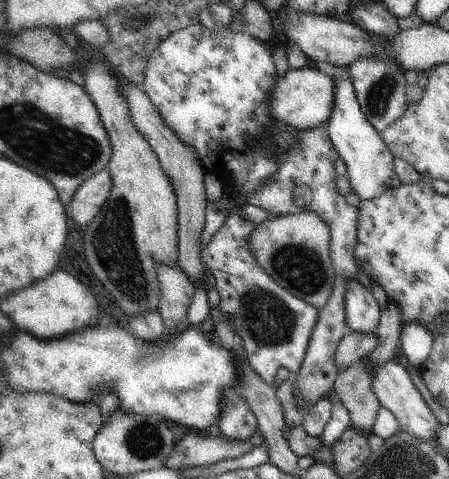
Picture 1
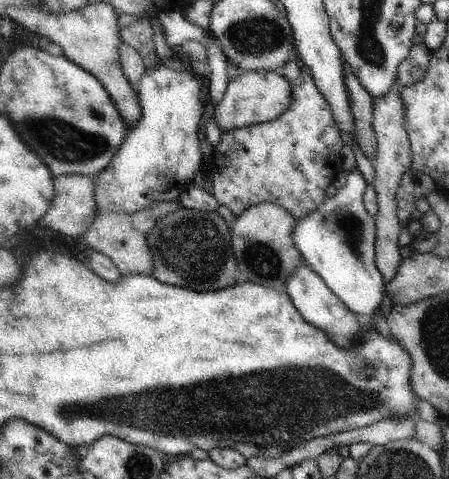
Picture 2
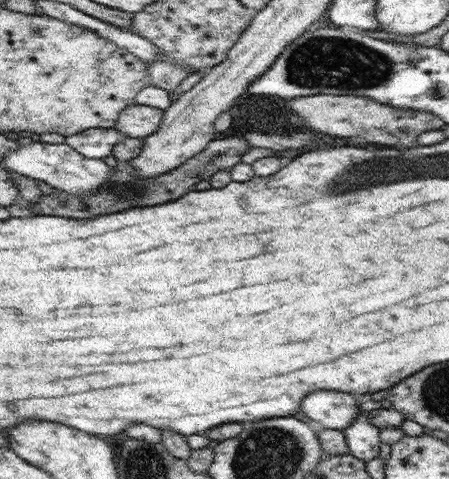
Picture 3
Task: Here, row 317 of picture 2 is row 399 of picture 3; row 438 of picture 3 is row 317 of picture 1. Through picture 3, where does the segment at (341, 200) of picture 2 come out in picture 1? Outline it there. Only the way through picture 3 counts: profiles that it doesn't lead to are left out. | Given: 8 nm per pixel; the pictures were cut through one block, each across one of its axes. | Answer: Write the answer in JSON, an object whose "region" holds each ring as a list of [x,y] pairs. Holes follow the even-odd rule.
{"region":[[[357,280],[349,282],[345,294],[345,322],[347,332],[353,334],[377,334],[381,310],[371,296],[371,290],[365,290]]]}

